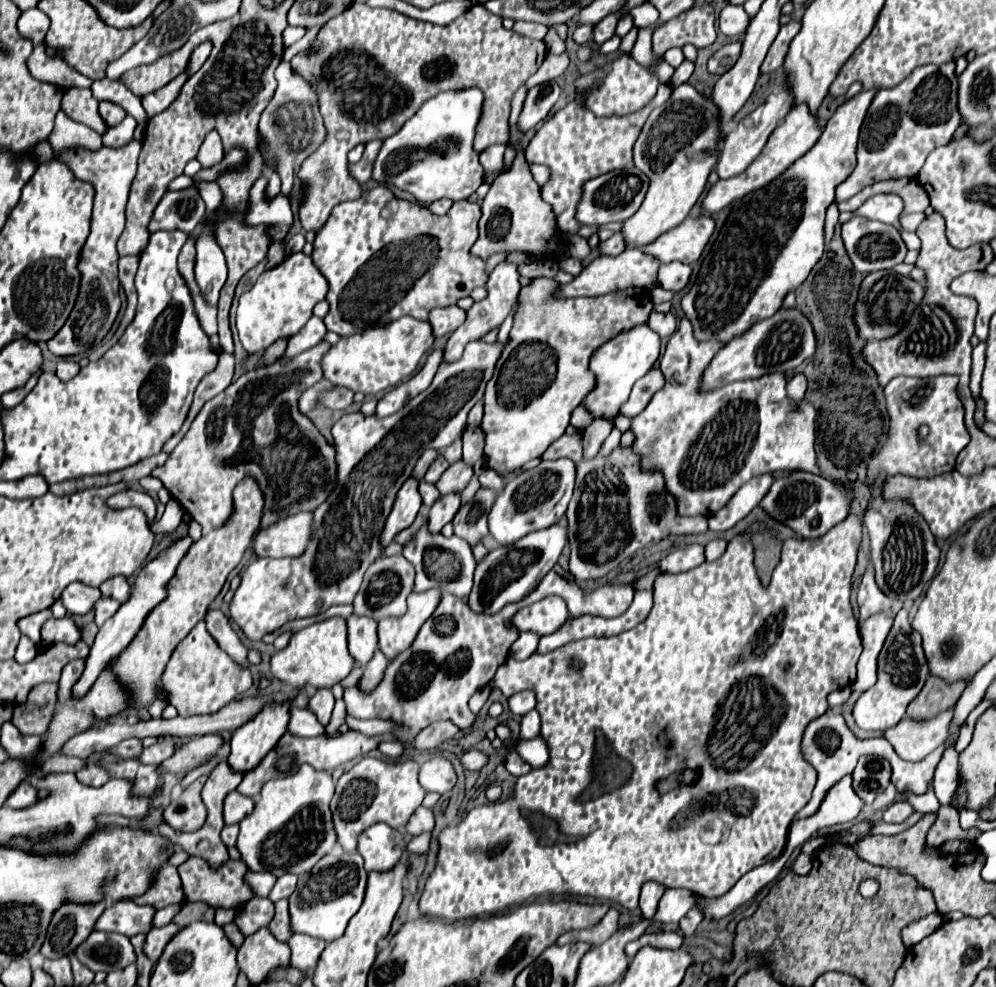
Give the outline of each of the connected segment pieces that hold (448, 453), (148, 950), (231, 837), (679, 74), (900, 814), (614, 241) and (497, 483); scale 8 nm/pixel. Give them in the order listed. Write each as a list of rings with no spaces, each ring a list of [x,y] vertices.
[[[454,441],[448,449],[444,449],[444,459],[450,463],[450,465],[454,465],[456,461],[460,461],[462,459],[462,441]]]
[[[174,923],[170,925],[164,925],[164,927],[152,927],[148,933],[146,933],[146,939],[144,939],[144,955],[156,963],[158,957],[162,955],[166,943],[172,939],[172,935],[176,935],[178,927]]]
[[[226,825],[222,829],[222,841],[224,841],[224,845],[226,847],[234,847],[236,839],[238,839],[238,825]]]
[[[684,59],[684,61],[682,61],[682,65],[676,69],[676,73],[672,75],[670,85],[672,85],[672,87],[678,87],[680,83],[684,83],[684,81],[692,75],[692,71],[694,71],[694,63],[692,63],[692,61],[688,61],[688,59]]]
[[[896,801],[896,803],[892,803],[892,807],[886,807],[886,809],[884,809],[882,819],[884,819],[886,823],[902,823],[902,821],[906,821],[912,813],[914,813],[914,809],[912,809],[910,803]]]
[[[614,233],[610,239],[598,243],[600,255],[620,255],[624,249],[626,249],[626,243],[622,239],[622,233]]]
[[[489,467],[482,471],[478,479],[481,487],[489,488],[496,492],[504,488],[504,479]]]

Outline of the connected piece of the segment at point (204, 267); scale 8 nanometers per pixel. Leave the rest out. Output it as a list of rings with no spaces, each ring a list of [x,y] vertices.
[[[206,227],[204,233],[200,235],[200,239],[196,241],[196,251],[198,251],[196,269],[194,269],[196,283],[198,283],[206,303],[216,307],[220,289],[226,281],[226,261],[224,261],[222,249],[214,241],[210,227]]]

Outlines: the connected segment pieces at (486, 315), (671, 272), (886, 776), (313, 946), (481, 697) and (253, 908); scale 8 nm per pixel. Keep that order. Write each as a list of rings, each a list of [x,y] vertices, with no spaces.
[[[500,263],[488,277],[488,283],[486,283],[486,289],[488,289],[488,297],[474,303],[470,309],[468,309],[468,317],[466,317],[466,323],[456,329],[450,339],[446,341],[444,345],[444,361],[446,363],[454,363],[456,359],[460,359],[464,347],[470,343],[470,341],[476,341],[476,339],[482,339],[488,331],[492,329],[498,329],[504,319],[510,315],[510,311],[514,309],[516,305],[516,297],[518,297],[518,291],[520,291],[520,283],[518,283],[518,273],[516,273],[516,265],[512,263]]]
[[[668,263],[668,265],[662,265],[660,271],[658,271],[658,283],[664,287],[664,289],[670,289],[674,293],[682,291],[688,281],[690,281],[690,275],[692,275],[692,267],[686,265],[686,263]]]
[[[862,755],[852,773],[852,787],[856,795],[866,805],[870,805],[874,797],[886,789],[886,785],[890,783],[890,775],[892,775],[892,769],[886,759]]]
[[[292,935],[288,945],[292,949],[290,965],[300,969],[300,971],[314,969],[324,947],[326,947],[326,943],[322,939],[316,939],[316,937],[310,937],[310,935]]]
[[[484,687],[484,689],[480,689],[472,699],[470,699],[470,711],[472,713],[478,713],[480,709],[482,709],[482,705],[486,703],[486,699],[488,699],[488,695],[490,695],[490,687]]]
[[[252,897],[248,905],[236,913],[234,921],[240,927],[242,935],[250,935],[256,929],[268,925],[272,921],[272,915],[274,915],[274,903],[270,899]]]

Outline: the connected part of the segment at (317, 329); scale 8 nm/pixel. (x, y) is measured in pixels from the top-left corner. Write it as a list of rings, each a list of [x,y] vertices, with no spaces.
[[[312,317],[296,335],[292,335],[292,337],[288,339],[288,349],[286,349],[286,353],[284,353],[280,359],[300,355],[302,351],[314,347],[318,341],[324,339],[326,331],[328,331],[328,329],[326,329],[324,321],[318,319],[318,317]]]

